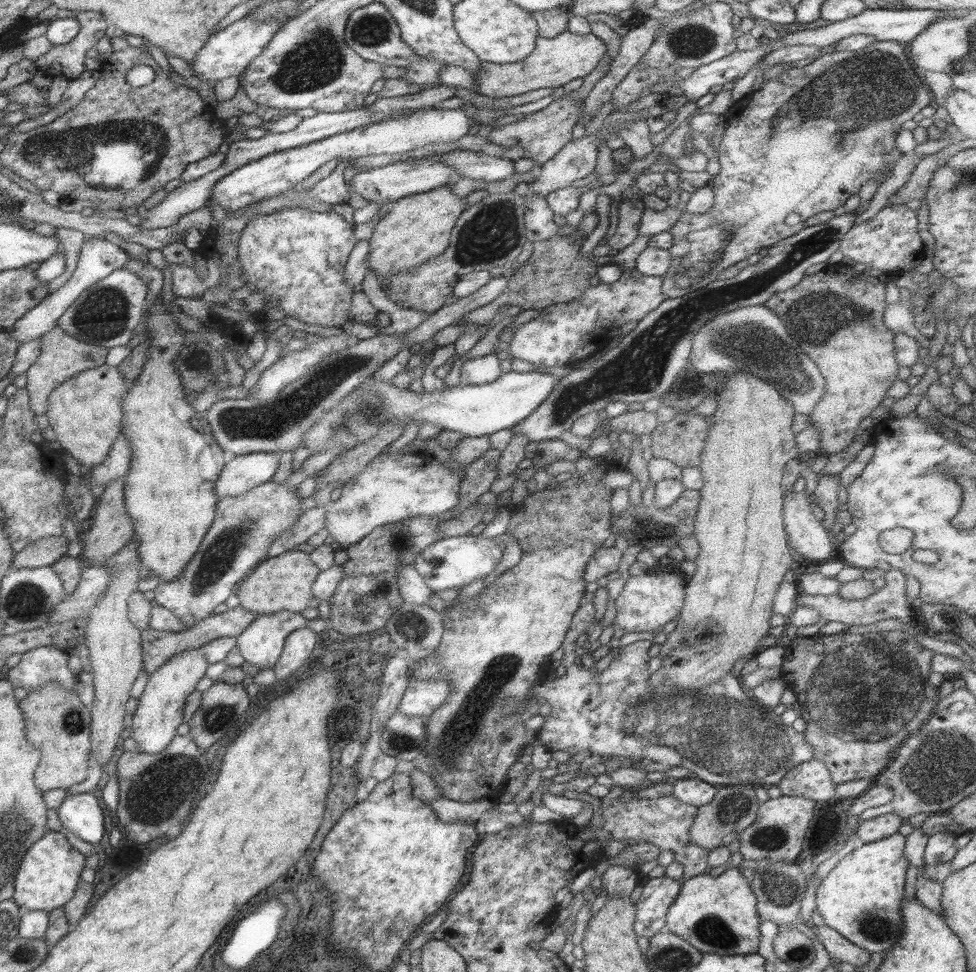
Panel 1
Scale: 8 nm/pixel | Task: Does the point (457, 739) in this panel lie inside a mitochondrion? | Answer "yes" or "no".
yes

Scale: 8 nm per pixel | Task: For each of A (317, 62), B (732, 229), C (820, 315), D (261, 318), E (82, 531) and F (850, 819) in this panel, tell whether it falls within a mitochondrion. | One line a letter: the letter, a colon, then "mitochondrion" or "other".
A: mitochondrion
B: mitochondrion
C: mitochondrion
D: other
E: other
F: other

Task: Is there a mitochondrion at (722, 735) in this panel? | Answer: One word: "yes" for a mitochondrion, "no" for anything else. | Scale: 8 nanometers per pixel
yes

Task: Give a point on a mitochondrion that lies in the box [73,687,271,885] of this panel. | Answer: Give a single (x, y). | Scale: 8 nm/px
(160, 796)

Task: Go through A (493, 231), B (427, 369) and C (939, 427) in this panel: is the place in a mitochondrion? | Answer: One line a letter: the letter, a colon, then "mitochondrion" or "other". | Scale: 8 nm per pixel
A: mitochondrion
B: other
C: other

